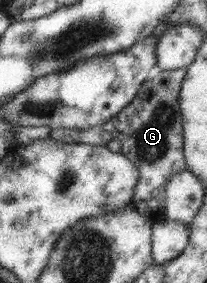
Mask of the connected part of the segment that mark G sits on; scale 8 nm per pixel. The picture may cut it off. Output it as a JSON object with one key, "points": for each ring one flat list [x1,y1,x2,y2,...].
{"points":[[187,68,161,71,154,79,144,80,136,97,108,121,90,129,51,129,47,137,64,143,104,146,112,140,120,141,121,153,132,161,139,175,132,205,144,218,153,223,158,222,164,219,162,211,170,176,186,168,183,154,183,117,179,110,179,93,186,74]]}

